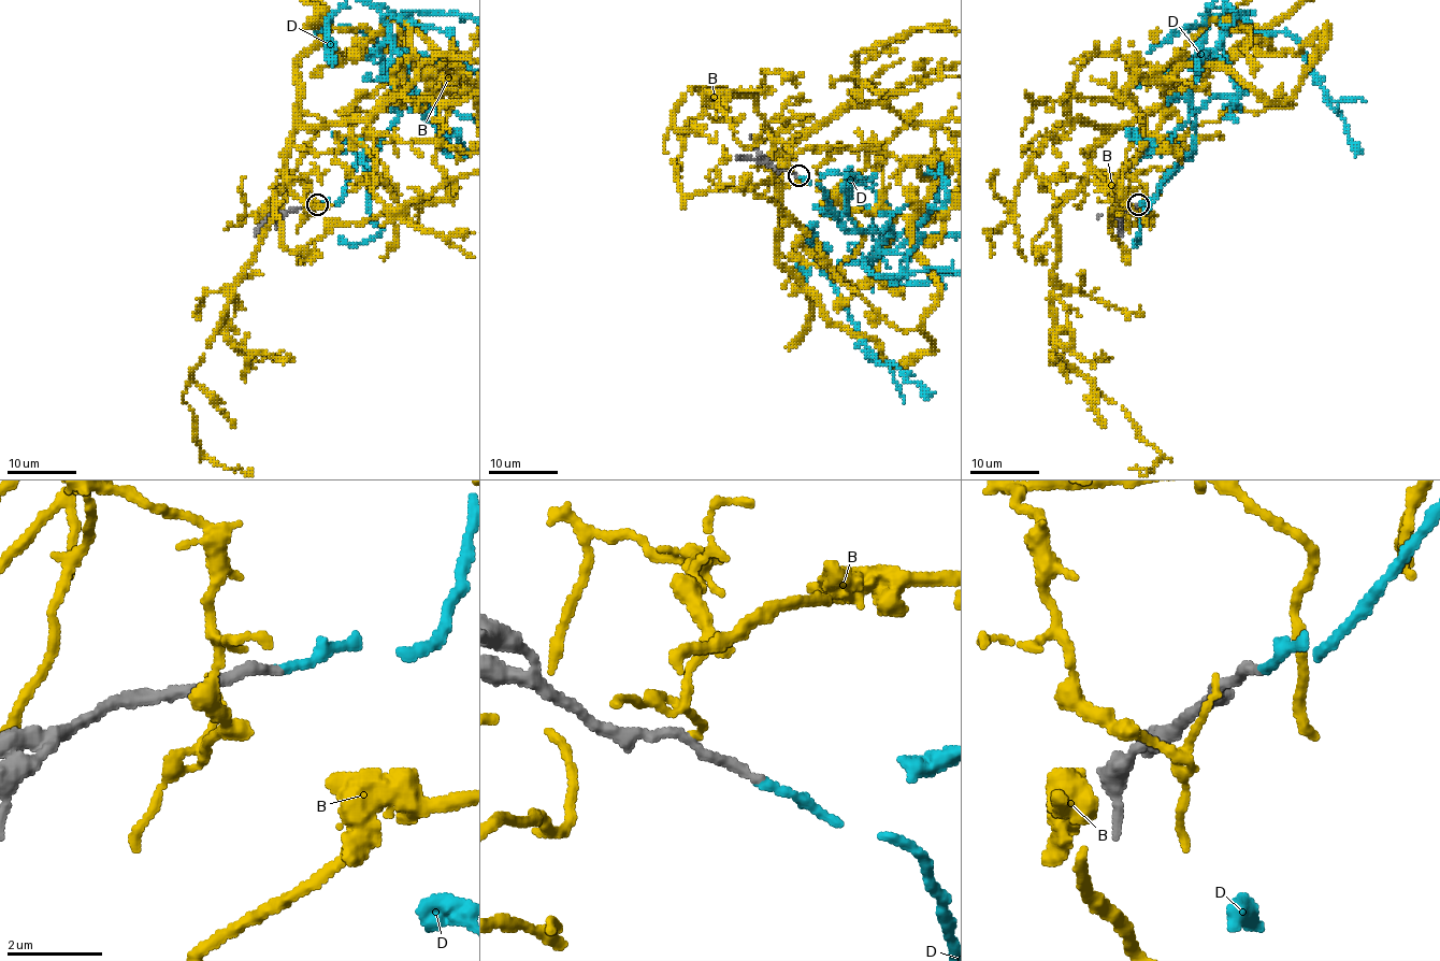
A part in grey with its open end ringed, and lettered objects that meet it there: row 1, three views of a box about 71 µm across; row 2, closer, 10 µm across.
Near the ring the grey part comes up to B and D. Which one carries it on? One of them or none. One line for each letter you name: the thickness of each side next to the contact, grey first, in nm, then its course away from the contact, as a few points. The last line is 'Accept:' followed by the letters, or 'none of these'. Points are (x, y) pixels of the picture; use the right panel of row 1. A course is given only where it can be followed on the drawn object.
D: Thickness 240 nm (grey) against 170 nm
Accept: D

